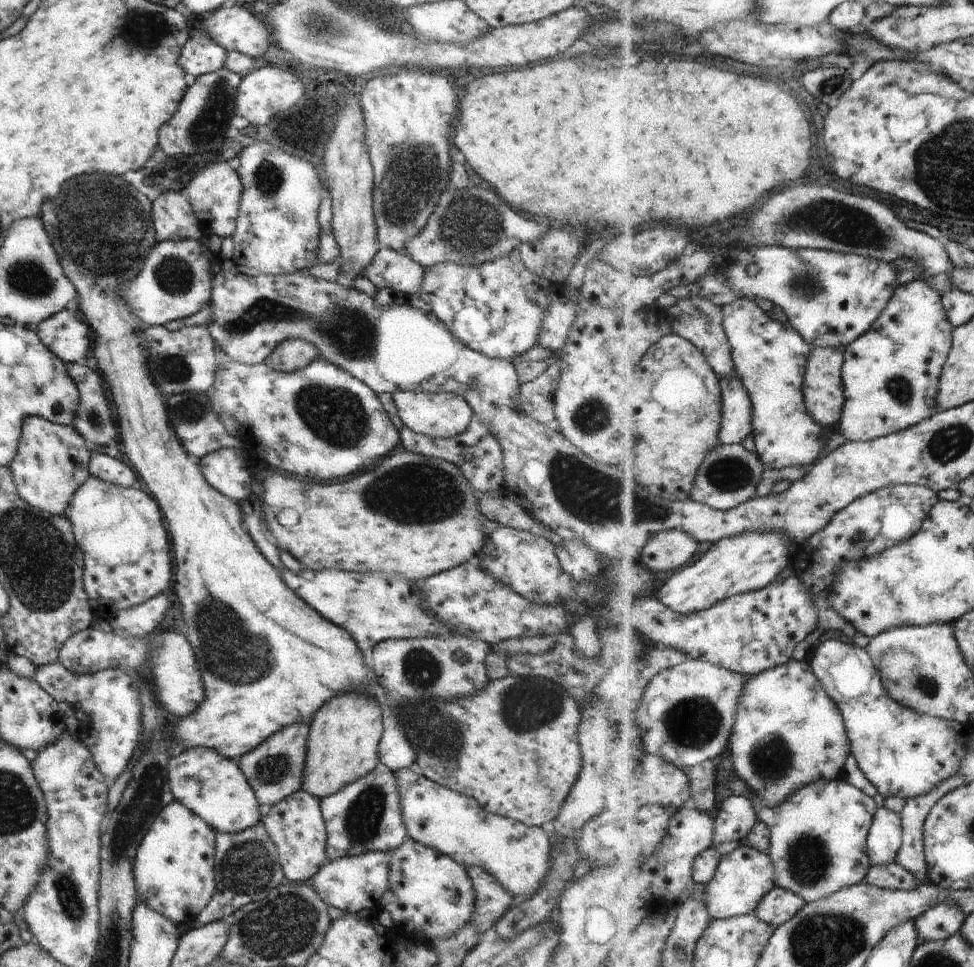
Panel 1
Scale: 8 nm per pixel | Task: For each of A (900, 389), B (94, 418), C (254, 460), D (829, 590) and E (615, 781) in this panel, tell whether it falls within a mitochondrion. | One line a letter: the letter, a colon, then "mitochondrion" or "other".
A: mitochondrion
B: mitochondrion
C: other
D: other
E: other

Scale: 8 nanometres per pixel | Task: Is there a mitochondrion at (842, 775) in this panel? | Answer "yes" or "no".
no

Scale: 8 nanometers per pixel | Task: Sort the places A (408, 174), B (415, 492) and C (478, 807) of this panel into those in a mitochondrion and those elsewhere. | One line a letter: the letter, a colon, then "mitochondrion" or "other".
A: mitochondrion
B: mitochondrion
C: other

